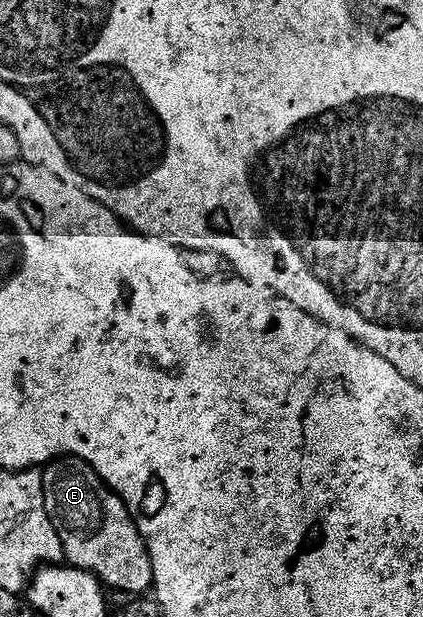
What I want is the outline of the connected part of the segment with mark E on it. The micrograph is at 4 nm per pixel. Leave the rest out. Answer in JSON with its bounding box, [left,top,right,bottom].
[42,456,153,596]

